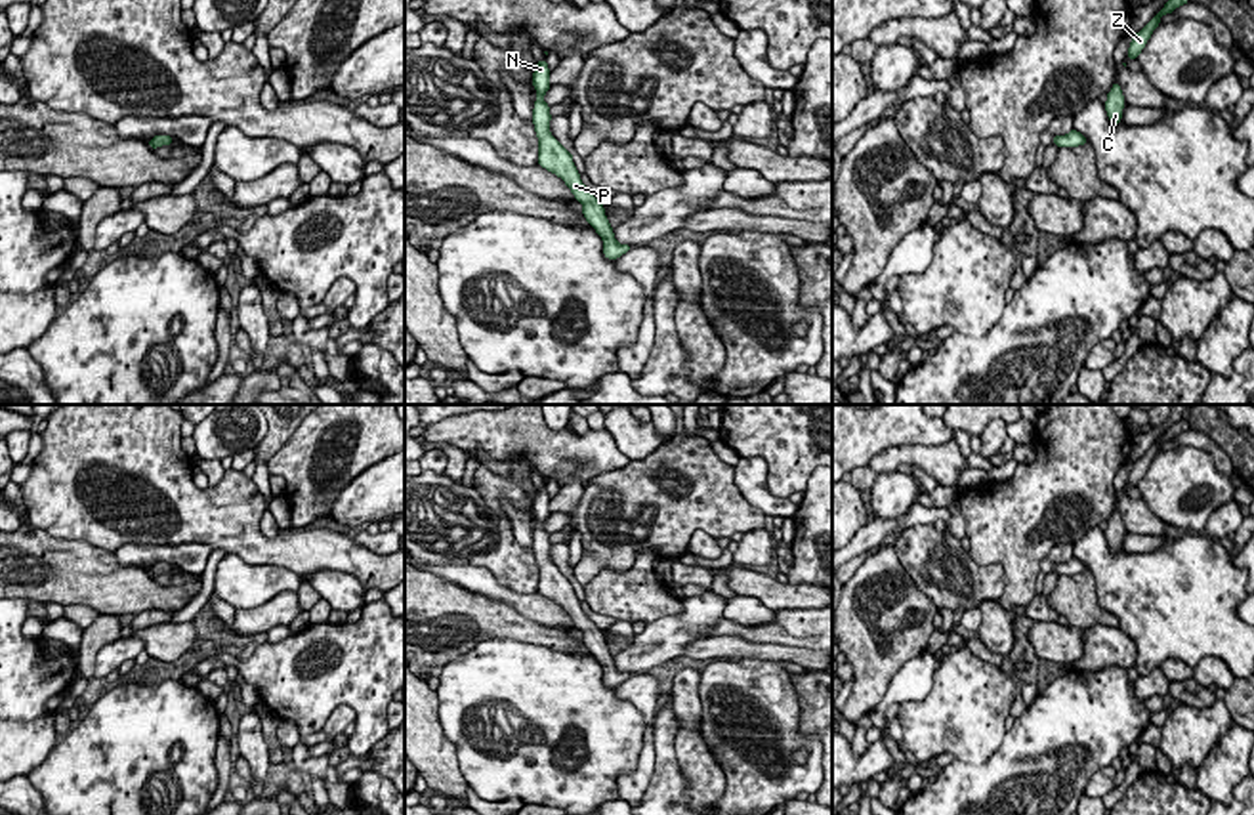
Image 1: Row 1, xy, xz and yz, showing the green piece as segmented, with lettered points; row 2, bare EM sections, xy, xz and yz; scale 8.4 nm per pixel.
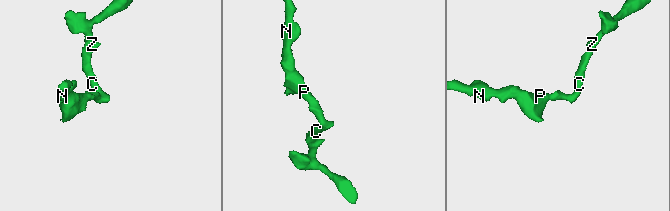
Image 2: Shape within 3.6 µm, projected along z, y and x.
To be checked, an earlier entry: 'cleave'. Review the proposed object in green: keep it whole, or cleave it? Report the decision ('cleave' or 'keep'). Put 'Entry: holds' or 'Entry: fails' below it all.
keep
Entry: fails

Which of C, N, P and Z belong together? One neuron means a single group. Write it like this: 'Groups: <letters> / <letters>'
Groups: C N P Z

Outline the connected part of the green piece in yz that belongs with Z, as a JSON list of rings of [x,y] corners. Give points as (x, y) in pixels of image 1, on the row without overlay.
[[[1180,420],[1176,424],[1172,424],[1162,437],[1159,437],[1157,443],[1153,443],[1153,447],[1139,458],[1134,462],[1130,475],[1128,475],[1128,487],[1138,487],[1138,483],[1141,481],[1141,477],[1145,475],[1147,468],[1151,466],[1153,458],[1160,452],[1160,445],[1166,441],[1172,441],[1176,435],[1183,433],[1189,429],[1189,422],[1187,420]]]

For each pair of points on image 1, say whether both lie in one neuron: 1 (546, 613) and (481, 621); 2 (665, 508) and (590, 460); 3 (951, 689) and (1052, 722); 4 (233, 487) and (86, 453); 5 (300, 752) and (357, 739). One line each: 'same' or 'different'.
1: different
2: different
3: different
4: same
5: different

